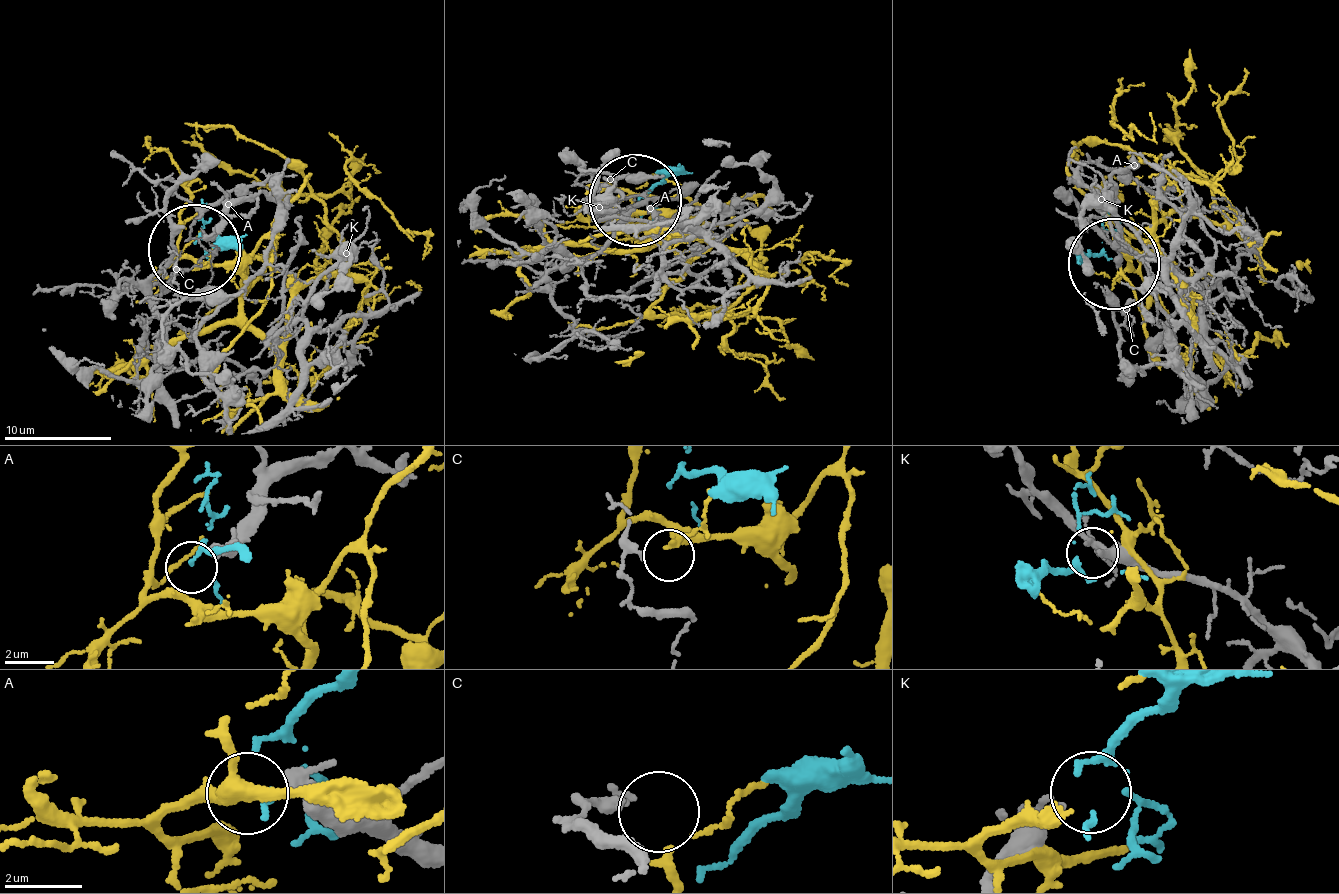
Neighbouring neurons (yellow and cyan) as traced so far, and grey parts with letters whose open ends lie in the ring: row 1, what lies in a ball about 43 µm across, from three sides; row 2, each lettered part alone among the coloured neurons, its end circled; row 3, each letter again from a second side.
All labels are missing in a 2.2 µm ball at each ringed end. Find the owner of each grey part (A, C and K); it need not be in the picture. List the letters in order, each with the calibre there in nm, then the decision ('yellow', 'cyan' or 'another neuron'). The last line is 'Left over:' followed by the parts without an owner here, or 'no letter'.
A: 260 nm thick; another neuron
C: 190 nm thick; yellow
K: 240 nm thick; cyan
Left over: A

